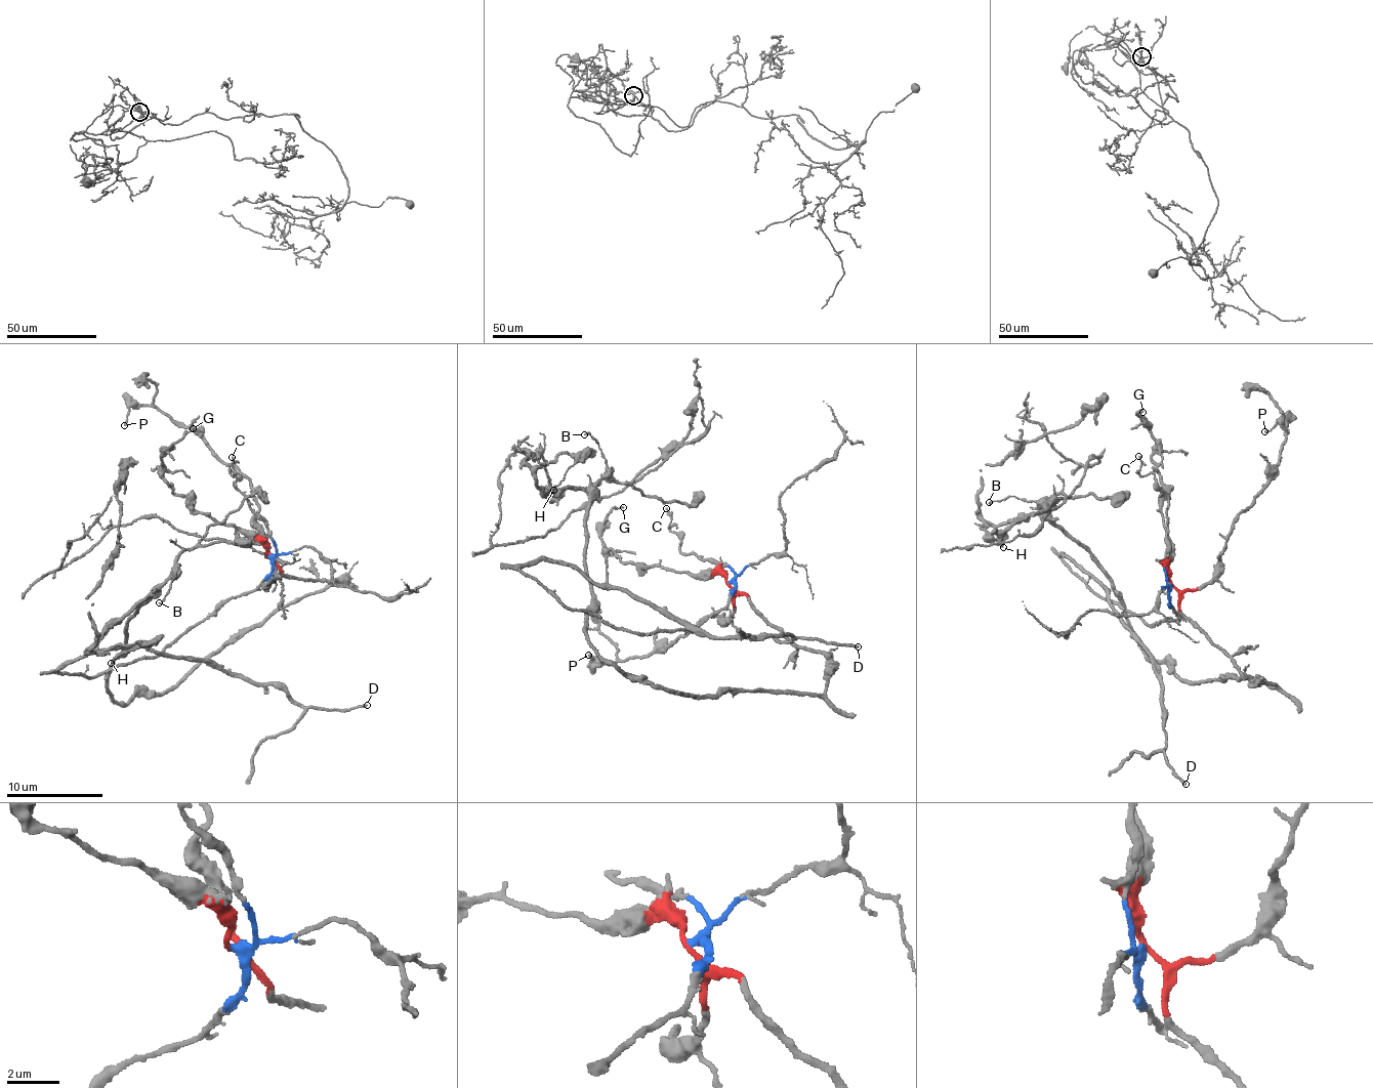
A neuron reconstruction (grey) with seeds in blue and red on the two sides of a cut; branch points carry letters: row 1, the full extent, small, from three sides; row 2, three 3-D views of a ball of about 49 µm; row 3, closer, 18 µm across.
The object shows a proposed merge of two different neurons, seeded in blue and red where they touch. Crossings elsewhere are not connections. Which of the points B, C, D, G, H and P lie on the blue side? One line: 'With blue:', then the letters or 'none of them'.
With blue: C, D

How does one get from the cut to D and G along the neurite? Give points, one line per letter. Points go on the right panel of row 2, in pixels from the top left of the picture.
D: (1171, 585), (1179, 618), (1147, 625), (1063, 557), (1100, 585), (1150, 654), (1166, 712), (1164, 749), (1184, 783)
G: (1171, 585), (1169, 549), (1159, 508), (1162, 491), (1155, 450), (1148, 420), (1136, 414), (1143, 412)

